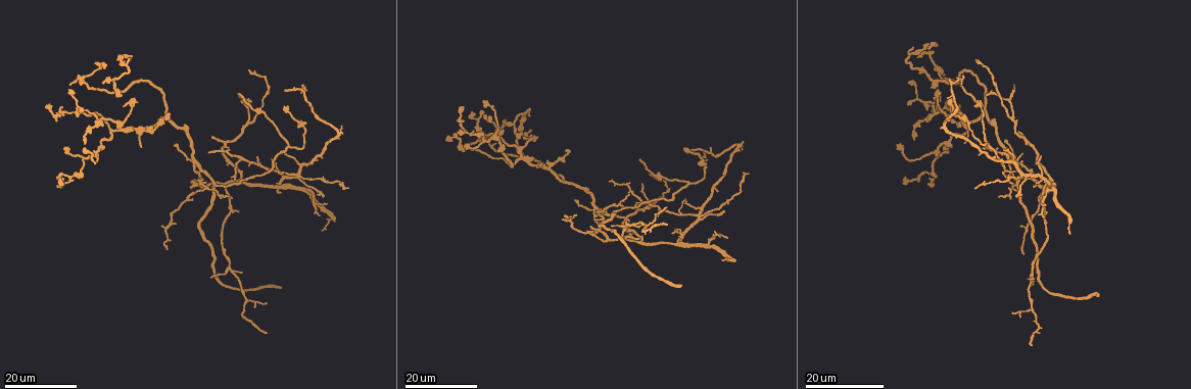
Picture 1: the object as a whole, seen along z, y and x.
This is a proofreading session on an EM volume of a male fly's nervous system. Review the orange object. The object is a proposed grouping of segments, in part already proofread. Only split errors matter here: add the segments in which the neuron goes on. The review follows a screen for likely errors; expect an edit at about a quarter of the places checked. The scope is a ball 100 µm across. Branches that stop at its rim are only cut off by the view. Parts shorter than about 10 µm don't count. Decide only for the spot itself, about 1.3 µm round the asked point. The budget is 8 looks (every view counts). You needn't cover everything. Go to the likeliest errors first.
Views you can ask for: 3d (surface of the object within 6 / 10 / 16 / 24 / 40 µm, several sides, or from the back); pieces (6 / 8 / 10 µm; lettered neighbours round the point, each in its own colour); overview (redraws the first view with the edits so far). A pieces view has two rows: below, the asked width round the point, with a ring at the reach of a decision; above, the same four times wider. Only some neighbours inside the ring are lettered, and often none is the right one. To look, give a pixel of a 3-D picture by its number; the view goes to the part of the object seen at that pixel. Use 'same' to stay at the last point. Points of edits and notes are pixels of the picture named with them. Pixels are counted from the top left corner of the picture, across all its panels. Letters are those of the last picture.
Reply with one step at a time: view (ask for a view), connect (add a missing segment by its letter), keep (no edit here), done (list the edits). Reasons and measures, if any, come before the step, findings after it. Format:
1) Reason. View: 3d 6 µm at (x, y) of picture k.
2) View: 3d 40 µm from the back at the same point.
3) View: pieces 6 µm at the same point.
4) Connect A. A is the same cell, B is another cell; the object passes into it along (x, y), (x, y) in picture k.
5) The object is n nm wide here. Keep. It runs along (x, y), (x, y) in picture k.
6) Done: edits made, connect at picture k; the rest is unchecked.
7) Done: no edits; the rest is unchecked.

Thin end. View: 3d 16 µm at (639, 161) of picture 1.

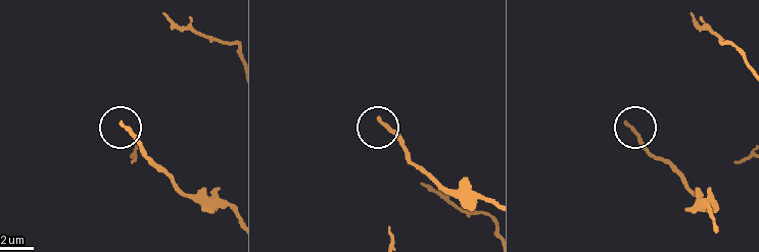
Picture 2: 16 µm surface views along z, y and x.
View: pieces 8 µm at (627, 123) of picture 2.

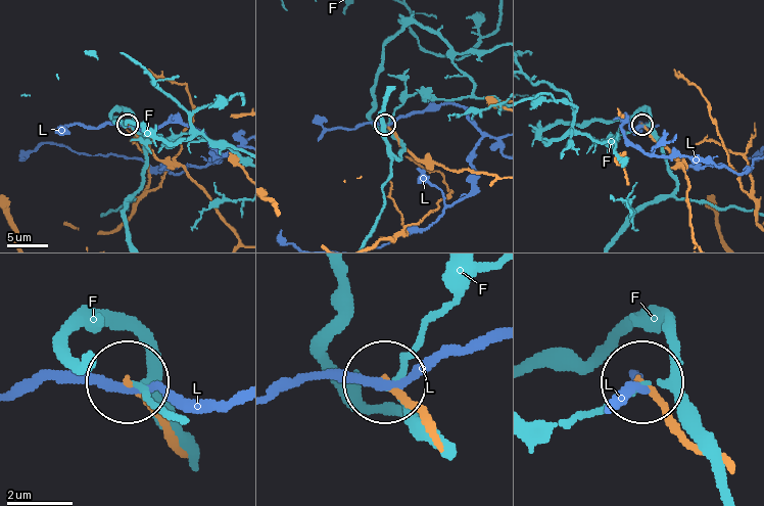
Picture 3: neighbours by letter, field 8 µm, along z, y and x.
Keep. F and L are other cells; it runs along (428, 429), (389, 382) in picture 3; none of them fits.

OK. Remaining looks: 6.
Branch stops here. View: 3d 16 µm at (286, 90) of picture 1.

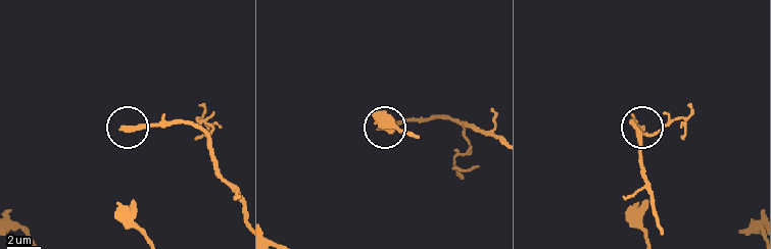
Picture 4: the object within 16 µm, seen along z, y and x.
View: pieces 8 µm at (122, 126) of picture 4.

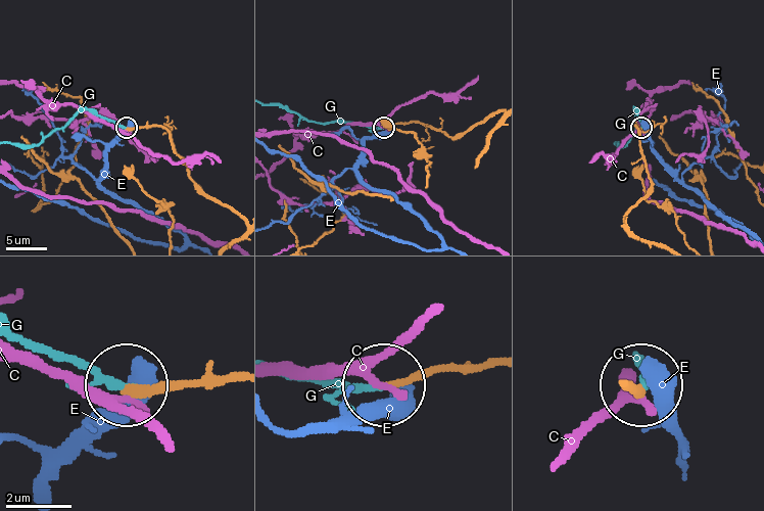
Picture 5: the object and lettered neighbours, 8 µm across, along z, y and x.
Connect G. G is the same cell, C and E are other cells; the object passes into it along (209, 382), (105, 382), (15, 344) in picture 5; the neuron continues.

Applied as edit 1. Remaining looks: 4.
View: overview.

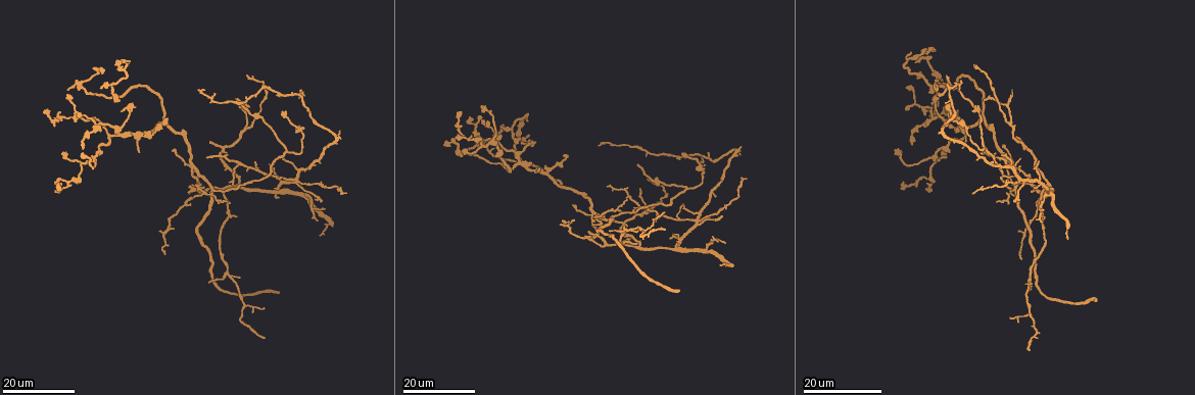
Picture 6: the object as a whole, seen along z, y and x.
Free end. View: 3d 16 µm at (210, 141) of picture 6.

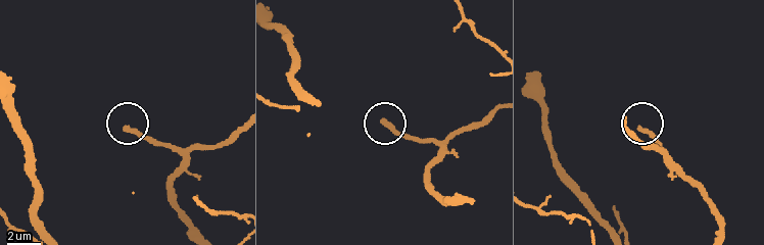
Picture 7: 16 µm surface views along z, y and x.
View: 3d 6 µm at (124, 129) of picture 7.

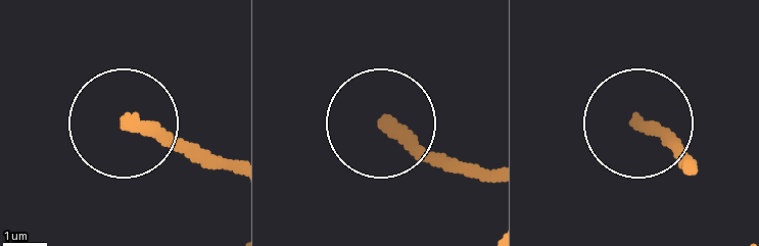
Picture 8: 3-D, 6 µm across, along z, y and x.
View: pieces 6 µm at (385, 122) of picture 8.

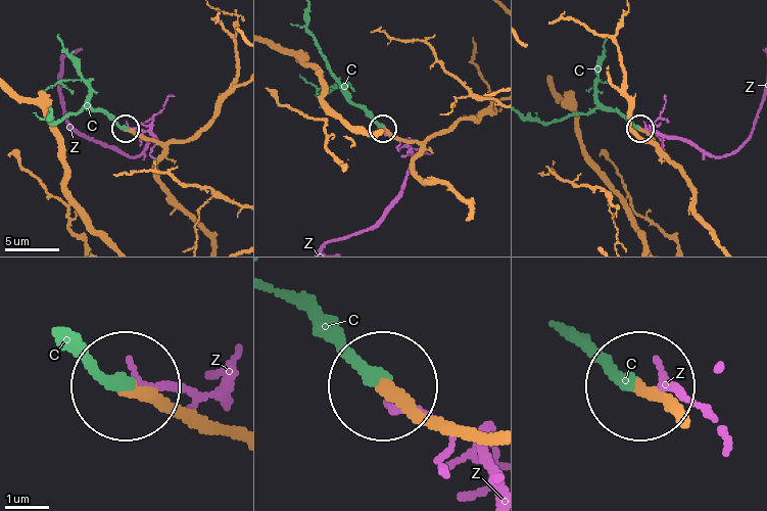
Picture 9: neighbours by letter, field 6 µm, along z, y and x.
Connect C. C is the same cell, Z is another cell; the object passes into it along (679, 419), (580, 341) in picture 9; the neuron continues.

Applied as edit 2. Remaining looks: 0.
Done: edits made, connect at picture 5, connect at picture 9; the rest is unchecked.

